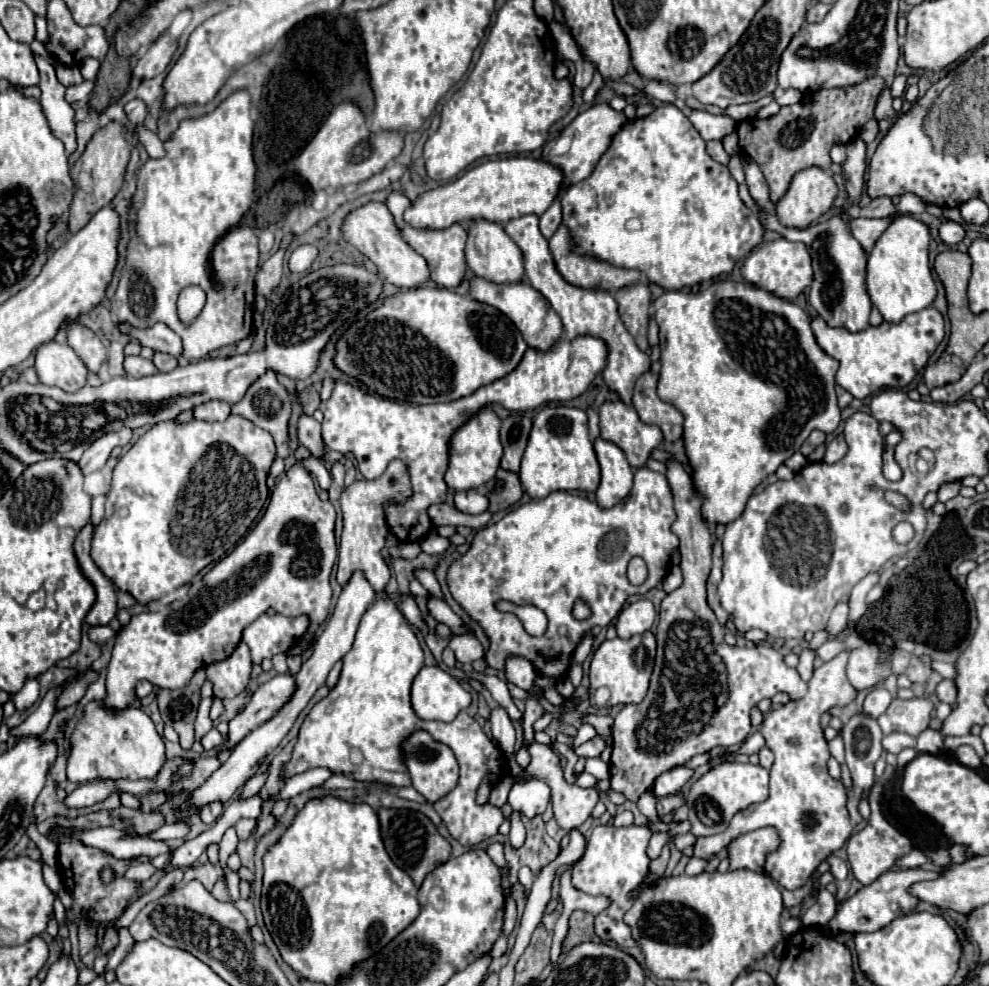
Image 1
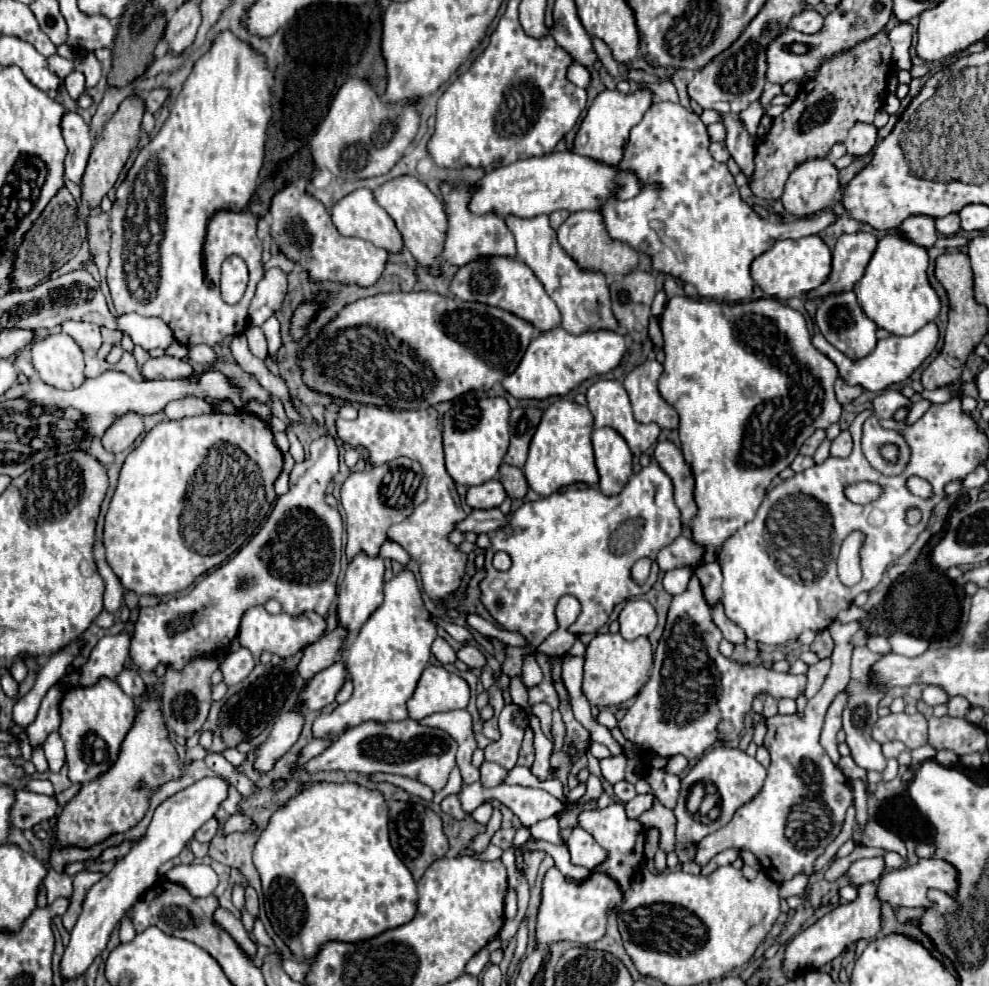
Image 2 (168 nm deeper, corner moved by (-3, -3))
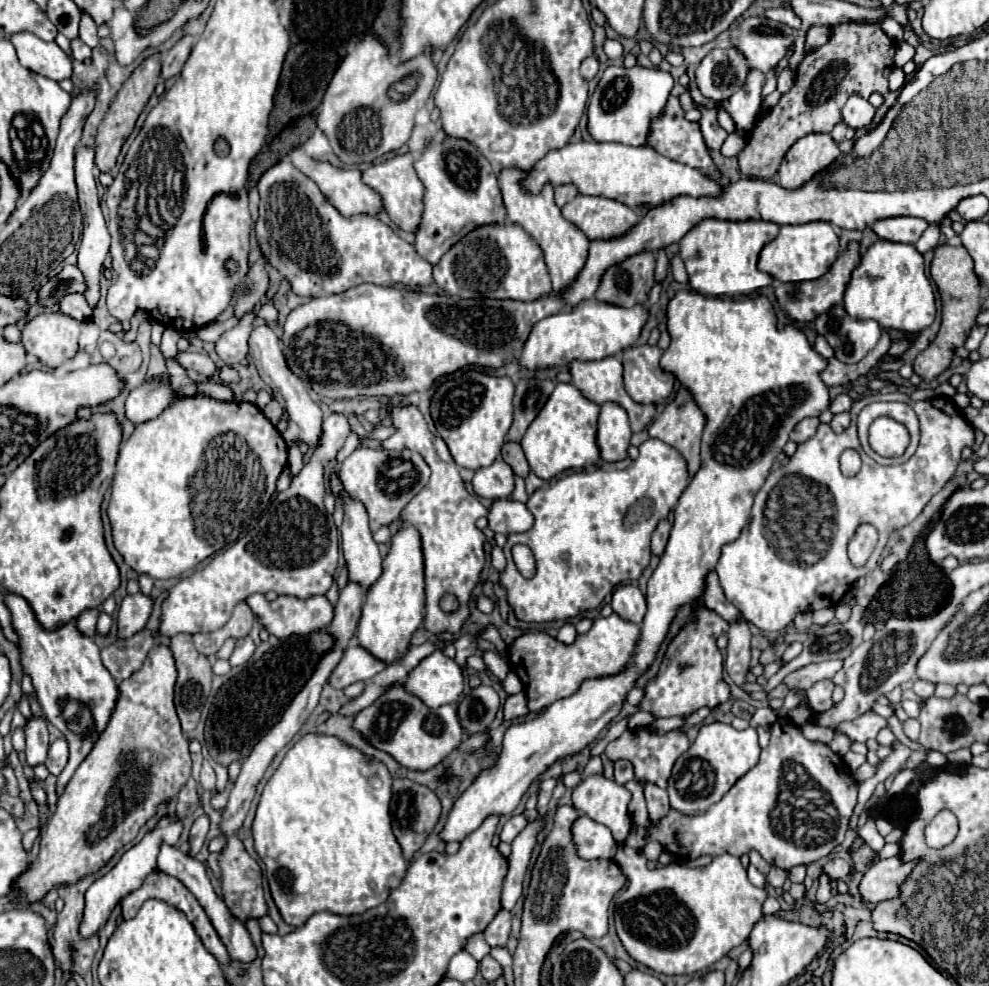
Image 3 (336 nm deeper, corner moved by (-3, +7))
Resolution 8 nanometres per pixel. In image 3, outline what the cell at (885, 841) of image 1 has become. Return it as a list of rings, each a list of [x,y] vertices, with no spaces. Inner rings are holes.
[[[831,859],[823,865],[823,873],[833,881],[845,879],[851,873],[851,865],[845,859]]]

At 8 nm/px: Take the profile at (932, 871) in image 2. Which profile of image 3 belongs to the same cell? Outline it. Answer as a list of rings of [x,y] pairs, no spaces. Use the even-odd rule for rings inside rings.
[[[891,857],[875,863],[871,869],[865,871],[859,883],[859,895],[869,903],[879,903],[885,899],[897,897],[899,885],[915,867],[913,863],[903,863],[901,857]]]

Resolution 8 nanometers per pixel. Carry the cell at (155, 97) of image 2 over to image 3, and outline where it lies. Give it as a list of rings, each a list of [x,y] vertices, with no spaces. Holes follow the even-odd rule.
[[[185,35],[167,51],[167,55],[163,57],[163,71],[161,71],[163,79],[169,79],[169,77],[173,77],[175,73],[181,71],[181,67],[185,65],[185,61],[191,53],[193,43],[195,43],[193,35]]]

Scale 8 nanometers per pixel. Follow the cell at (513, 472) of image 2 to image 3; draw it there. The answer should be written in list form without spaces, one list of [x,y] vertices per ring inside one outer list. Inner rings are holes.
[[[505,443],[503,449],[501,449],[501,455],[503,455],[503,461],[509,463],[515,471],[515,475],[521,475],[521,477],[527,477],[529,475],[529,463],[525,459],[525,453],[521,449],[519,443]]]

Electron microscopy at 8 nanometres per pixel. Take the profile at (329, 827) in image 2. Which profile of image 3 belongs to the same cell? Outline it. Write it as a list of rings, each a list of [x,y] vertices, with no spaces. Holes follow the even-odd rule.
[[[307,733],[287,751],[285,759],[275,769],[275,773],[271,775],[271,779],[267,781],[267,785],[261,793],[261,799],[257,805],[257,815],[253,821],[255,849],[267,867],[267,879],[269,879],[271,895],[273,895],[285,923],[289,923],[293,927],[301,927],[301,923],[305,923],[305,919],[309,919],[309,915],[313,915],[317,911],[333,911],[339,915],[363,913],[365,909],[371,909],[371,907],[377,907],[379,903],[383,903],[389,897],[389,891],[401,885],[405,871],[407,871],[407,863],[405,863],[405,859],[401,855],[401,847],[399,847],[399,843],[391,831],[389,801],[391,801],[391,775],[389,775],[387,767],[381,761],[367,759],[365,755],[361,755],[361,751],[357,751],[355,747],[349,747],[347,743],[341,743],[341,739],[337,739],[333,735]]]

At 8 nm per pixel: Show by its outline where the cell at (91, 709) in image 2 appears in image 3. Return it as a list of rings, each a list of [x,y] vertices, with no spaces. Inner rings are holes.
[[[3,593],[3,603],[11,613],[11,627],[19,637],[19,659],[23,675],[31,677],[37,701],[41,703],[47,721],[51,721],[69,741],[69,763],[63,769],[63,773],[57,777],[57,787],[55,787],[55,793],[61,795],[63,787],[69,783],[75,769],[93,749],[93,743],[97,741],[99,733],[109,723],[109,717],[113,713],[119,695],[117,681],[109,675],[109,671],[105,671],[95,641],[83,635],[77,629],[75,621],[63,623],[61,627],[47,631],[39,625],[27,599],[23,599],[21,595]],[[65,709],[85,709],[85,711],[65,711]]]

